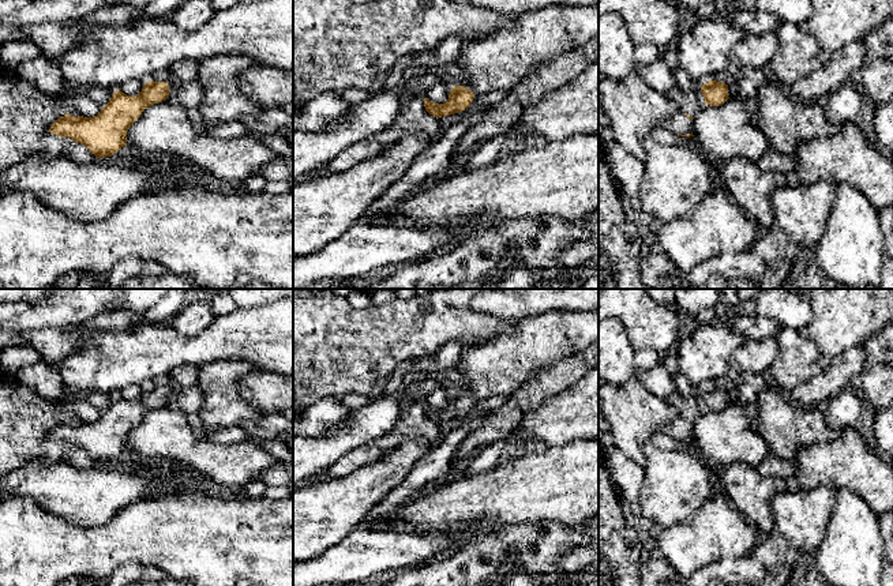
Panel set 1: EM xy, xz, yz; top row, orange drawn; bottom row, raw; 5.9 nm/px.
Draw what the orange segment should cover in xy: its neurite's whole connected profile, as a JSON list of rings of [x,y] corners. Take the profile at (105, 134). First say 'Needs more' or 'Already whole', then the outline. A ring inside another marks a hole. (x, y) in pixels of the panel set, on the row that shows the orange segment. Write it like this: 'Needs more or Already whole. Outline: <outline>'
Needs more. Outline: [[[150,80],[138,95],[116,90],[97,116],[65,113],[50,125],[49,132],[85,144],[97,158],[112,157],[127,146],[127,132],[142,112],[165,99],[176,99],[176,89],[166,82]]]

